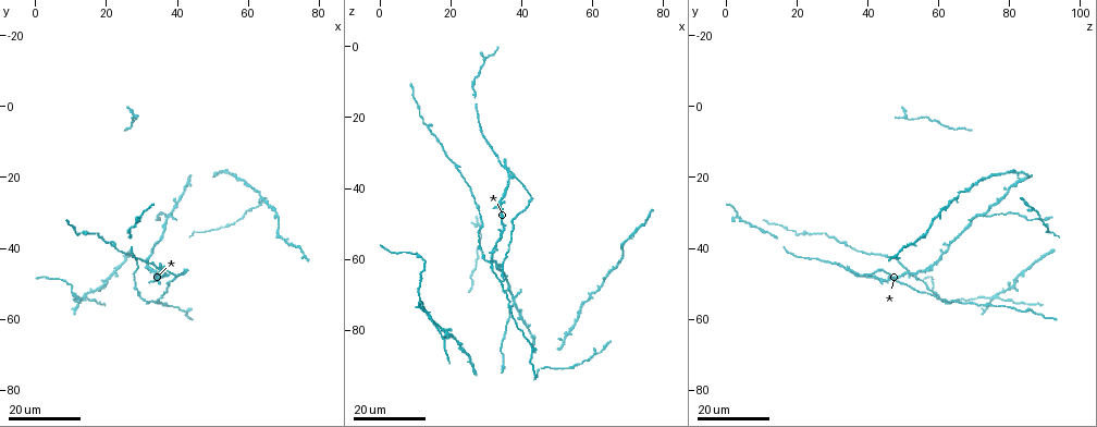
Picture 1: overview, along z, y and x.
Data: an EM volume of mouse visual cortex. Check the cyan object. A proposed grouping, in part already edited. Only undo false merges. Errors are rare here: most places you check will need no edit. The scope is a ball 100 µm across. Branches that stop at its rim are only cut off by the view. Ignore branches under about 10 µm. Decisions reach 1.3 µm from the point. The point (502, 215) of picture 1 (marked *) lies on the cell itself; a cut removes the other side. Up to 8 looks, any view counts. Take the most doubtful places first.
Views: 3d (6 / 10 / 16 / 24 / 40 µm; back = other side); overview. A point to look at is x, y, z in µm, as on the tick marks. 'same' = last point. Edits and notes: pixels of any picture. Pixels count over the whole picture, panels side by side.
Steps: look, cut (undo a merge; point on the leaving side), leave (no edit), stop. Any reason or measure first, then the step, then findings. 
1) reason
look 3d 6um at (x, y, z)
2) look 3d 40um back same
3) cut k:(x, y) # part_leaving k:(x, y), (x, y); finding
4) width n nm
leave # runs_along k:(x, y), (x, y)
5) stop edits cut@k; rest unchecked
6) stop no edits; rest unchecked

branch point
look 3d 24um at (36.5, 46.0, 36.0)

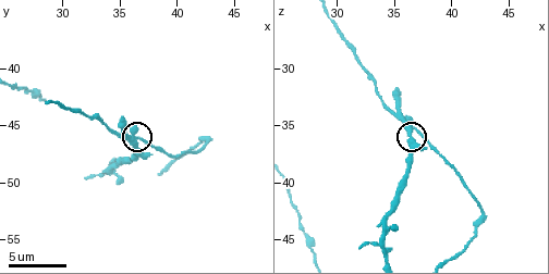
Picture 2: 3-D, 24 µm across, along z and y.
look 3d 10um at (36.8, 46.0, 35.2)

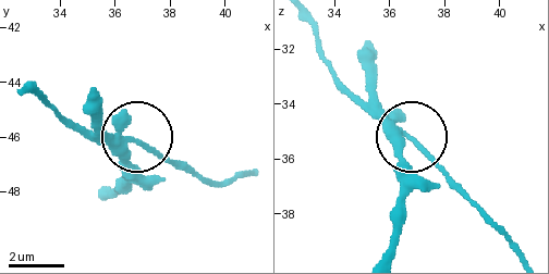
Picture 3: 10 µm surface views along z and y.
look 3d 6um at (36.8, 46.1, 35.3)

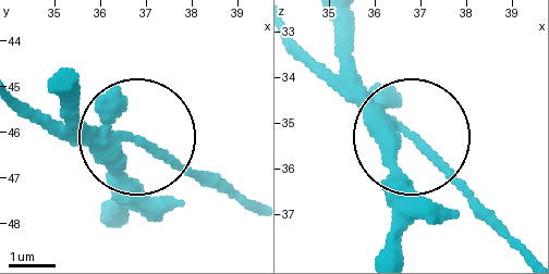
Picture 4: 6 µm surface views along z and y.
width 250 nm
leave # one cell here

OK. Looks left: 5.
three-way junction
look 3d 16um at (34.5, 56.0, 66.5)

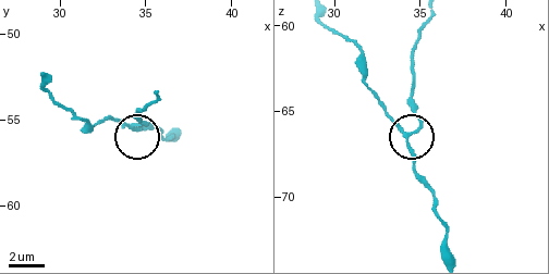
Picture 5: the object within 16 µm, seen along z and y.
zoom in
look 3d 10um at (34.2, 55.5, 66.5)

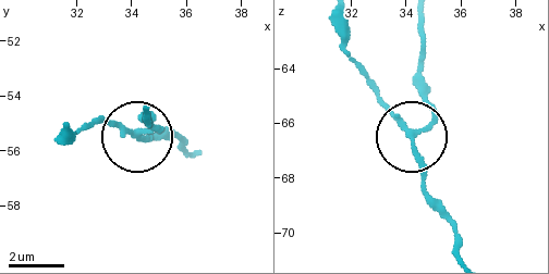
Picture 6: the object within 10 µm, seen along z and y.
side_arm 34 um; arms 3
leave # continuous, no second cell

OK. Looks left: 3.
look 3d 16um at (13.5, 53.5, 76.5)

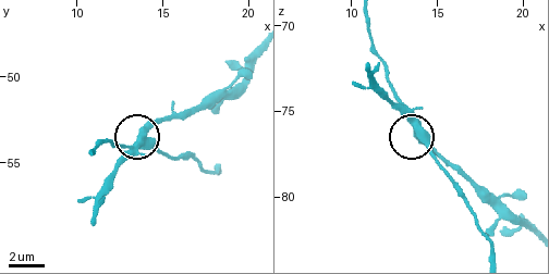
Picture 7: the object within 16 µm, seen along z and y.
closer look
look 3d 10um at (14.3, 53.9, 76.5)

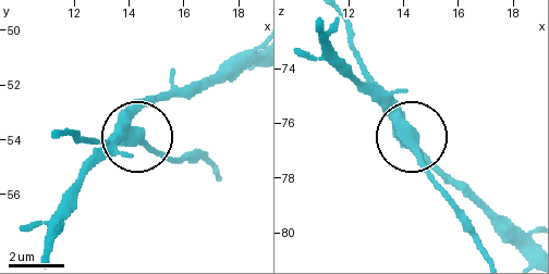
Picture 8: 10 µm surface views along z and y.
from behind
look 3d 10um back at (14.4, 54.0, 76.4)

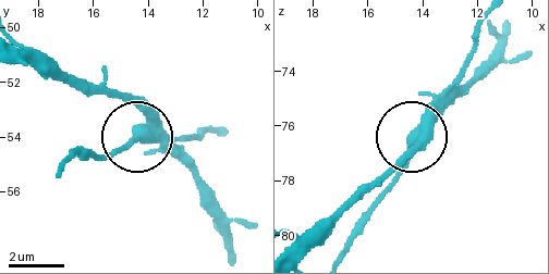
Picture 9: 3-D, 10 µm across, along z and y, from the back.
width 420 nm
leave # all the same cell

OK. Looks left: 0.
stop no edits; rest unchecked

